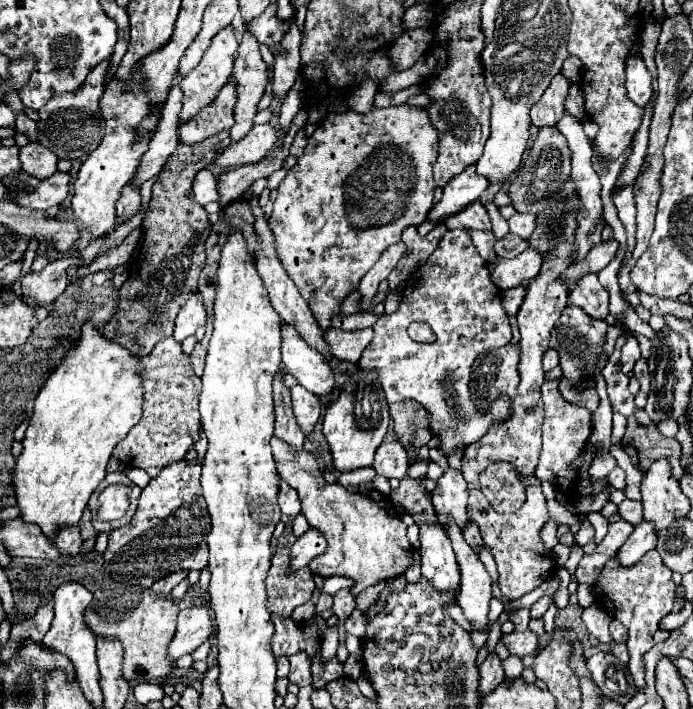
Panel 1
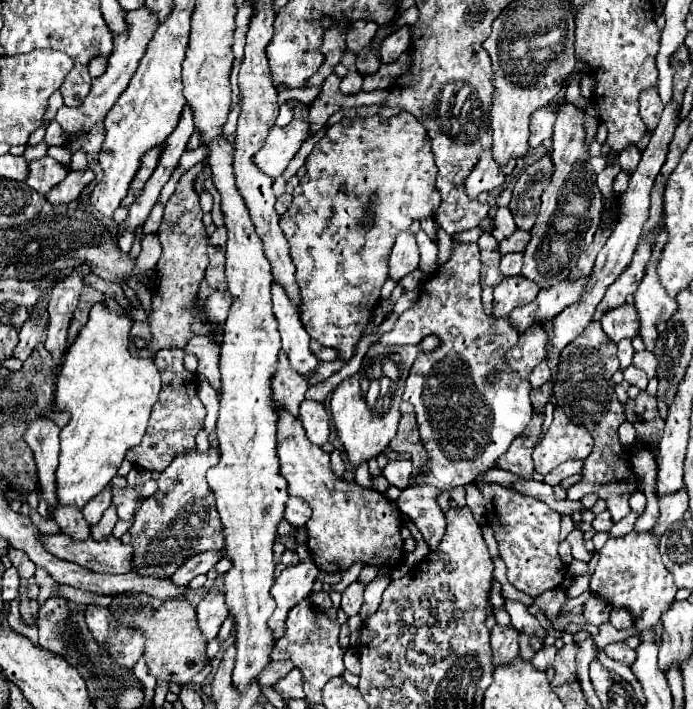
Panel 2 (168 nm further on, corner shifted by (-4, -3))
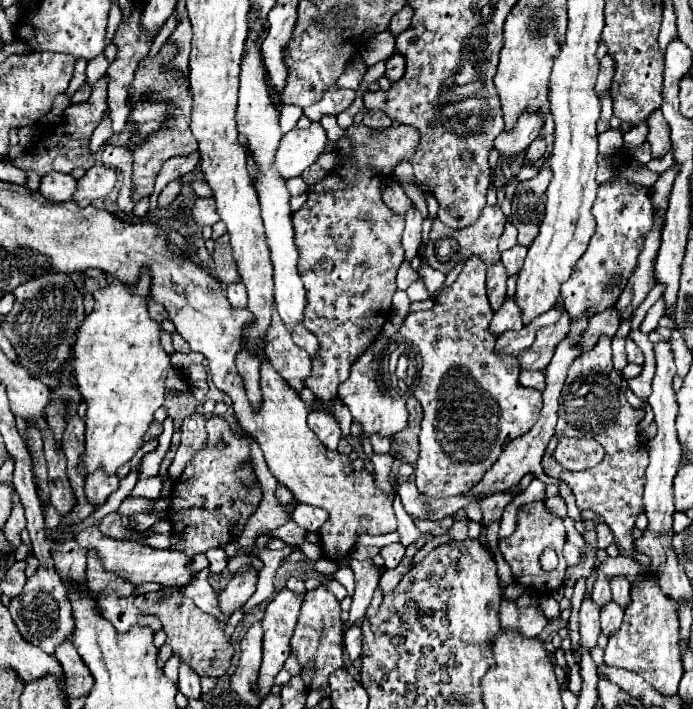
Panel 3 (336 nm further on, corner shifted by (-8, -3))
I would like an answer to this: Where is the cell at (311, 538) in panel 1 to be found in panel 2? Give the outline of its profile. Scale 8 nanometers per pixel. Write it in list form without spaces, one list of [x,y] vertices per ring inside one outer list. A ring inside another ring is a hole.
[[[308,557],[296,565],[288,565],[280,573],[280,577],[274,581],[272,597],[276,601],[276,609],[274,609],[268,625],[272,627],[276,639],[284,633],[284,619],[286,619],[288,611],[310,595],[316,575],[318,575],[318,569],[316,569],[314,561]]]

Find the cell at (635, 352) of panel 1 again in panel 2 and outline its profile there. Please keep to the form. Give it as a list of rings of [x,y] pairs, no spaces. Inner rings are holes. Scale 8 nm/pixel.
[[[633,365],[629,366],[628,369],[625,369],[623,377],[624,380],[628,381],[628,383],[636,385],[640,391],[644,391],[649,382],[649,379],[646,379],[646,373],[644,373],[644,371],[640,371],[640,369]]]

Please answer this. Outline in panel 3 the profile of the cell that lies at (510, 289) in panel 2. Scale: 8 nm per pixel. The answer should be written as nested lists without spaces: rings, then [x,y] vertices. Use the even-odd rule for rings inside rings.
[[[506,299],[504,305],[494,313],[494,319],[490,323],[490,331],[494,335],[502,335],[504,331],[518,331],[522,329],[522,311],[516,305],[514,299]]]

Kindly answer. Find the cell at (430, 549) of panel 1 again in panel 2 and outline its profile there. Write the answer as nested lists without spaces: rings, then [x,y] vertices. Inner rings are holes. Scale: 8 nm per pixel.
[[[452,241],[452,255],[450,255],[450,259],[448,259],[444,265],[440,265],[440,269],[438,269],[434,275],[430,275],[430,277],[422,283],[418,301],[416,301],[410,309],[406,309],[406,311],[396,319],[394,329],[388,331],[388,333],[384,333],[384,335],[380,337],[380,343],[388,343],[388,345],[416,345],[416,343],[420,343],[426,335],[436,335],[436,337],[440,337],[440,347],[438,347],[436,351],[430,351],[430,353],[424,353],[424,351],[422,351],[422,353],[418,353],[418,357],[416,357],[416,361],[414,361],[414,365],[412,365],[412,369],[410,369],[410,373],[408,373],[408,377],[406,377],[404,395],[402,395],[402,401],[414,405],[414,411],[416,411],[416,417],[418,417],[418,427],[420,427],[420,437],[422,437],[424,447],[426,447],[428,453],[430,453],[430,463],[428,463],[426,473],[418,477],[418,485],[420,485],[422,489],[414,489],[414,487],[404,489],[404,491],[400,493],[400,497],[396,499],[396,505],[400,507],[400,511],[402,511],[404,515],[408,515],[408,517],[414,521],[414,525],[418,527],[418,531],[422,533],[422,537],[424,537],[424,541],[426,541],[426,545],[428,545],[428,551],[438,551],[440,539],[444,537],[444,531],[446,531],[444,513],[442,513],[440,505],[436,503],[436,497],[440,495],[440,489],[442,489],[442,491],[450,491],[450,489],[456,487],[456,485],[464,485],[464,483],[474,481],[478,473],[488,471],[488,469],[494,465],[496,457],[500,457],[500,455],[508,449],[508,445],[512,443],[512,439],[514,439],[516,435],[520,435],[520,433],[526,429],[526,425],[530,423],[530,419],[532,419],[532,403],[530,403],[530,391],[532,391],[532,387],[530,387],[530,383],[528,383],[526,379],[520,379],[520,377],[516,377],[516,375],[504,371],[504,369],[506,369],[506,367],[504,367],[504,353],[506,353],[510,347],[516,345],[520,333],[518,333],[510,323],[506,323],[504,319],[490,319],[490,317],[484,313],[484,307],[482,307],[482,301],[480,301],[480,291],[482,291],[482,289],[480,289],[480,251],[478,251],[478,245],[476,245],[476,243],[458,243],[458,241]],[[494,367],[498,367],[498,369],[504,371],[504,373],[500,373],[494,383],[488,383],[488,381],[486,381],[486,375],[488,375],[488,371],[494,369]]]

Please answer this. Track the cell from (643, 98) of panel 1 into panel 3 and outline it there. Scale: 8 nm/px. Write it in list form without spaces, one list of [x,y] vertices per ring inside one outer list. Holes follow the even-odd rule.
[[[656,109],[650,117],[648,117],[648,143],[652,147],[652,157],[654,159],[662,159],[668,151],[670,151],[670,139],[668,139],[668,123],[662,115],[660,109]]]

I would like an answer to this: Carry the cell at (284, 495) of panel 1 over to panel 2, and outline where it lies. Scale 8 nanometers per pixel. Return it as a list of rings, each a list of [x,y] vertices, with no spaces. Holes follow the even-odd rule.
[[[290,497],[288,499],[286,509],[284,509],[284,519],[290,525],[294,525],[298,529],[298,527],[306,525],[310,515],[312,515],[312,511],[310,511],[310,507],[308,507],[308,503],[304,499],[300,499],[300,497]]]

